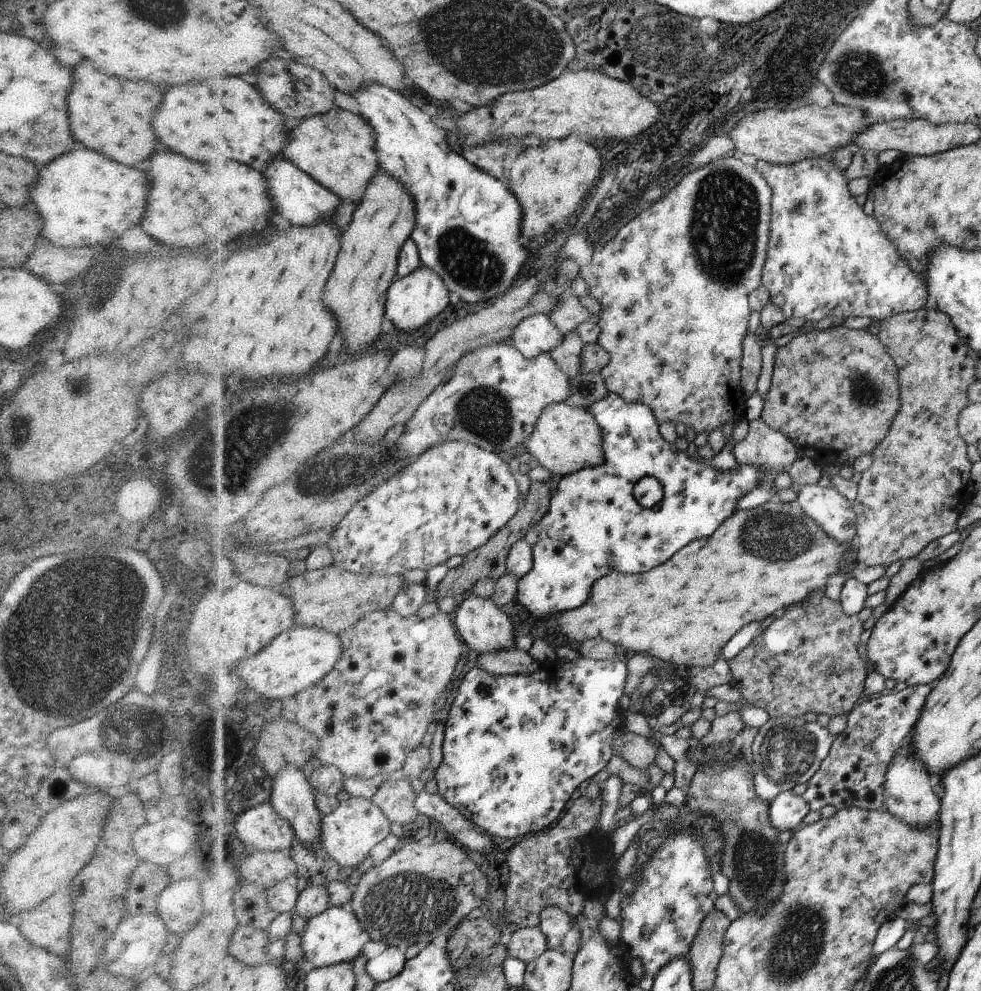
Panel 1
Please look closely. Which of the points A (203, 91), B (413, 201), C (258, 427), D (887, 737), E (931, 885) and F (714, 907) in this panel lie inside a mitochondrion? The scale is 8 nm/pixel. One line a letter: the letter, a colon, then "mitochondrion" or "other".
A: other
B: other
C: mitochondrion
D: other
E: other
F: other

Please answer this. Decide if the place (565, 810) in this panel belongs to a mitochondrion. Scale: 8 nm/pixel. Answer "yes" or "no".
no

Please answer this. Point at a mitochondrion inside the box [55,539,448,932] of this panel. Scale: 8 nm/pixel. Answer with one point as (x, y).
(121, 733)

